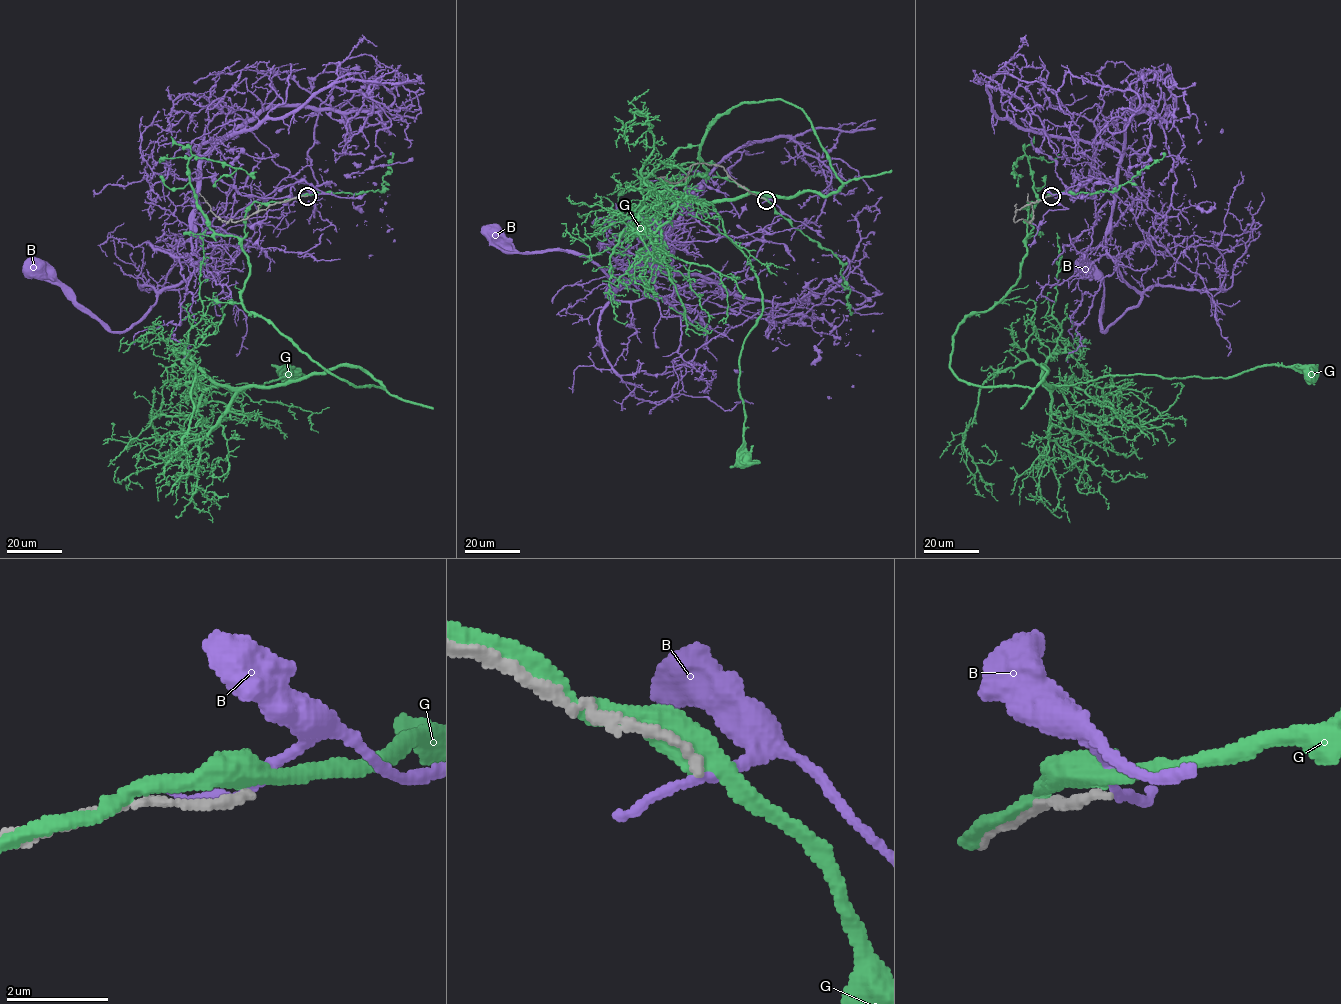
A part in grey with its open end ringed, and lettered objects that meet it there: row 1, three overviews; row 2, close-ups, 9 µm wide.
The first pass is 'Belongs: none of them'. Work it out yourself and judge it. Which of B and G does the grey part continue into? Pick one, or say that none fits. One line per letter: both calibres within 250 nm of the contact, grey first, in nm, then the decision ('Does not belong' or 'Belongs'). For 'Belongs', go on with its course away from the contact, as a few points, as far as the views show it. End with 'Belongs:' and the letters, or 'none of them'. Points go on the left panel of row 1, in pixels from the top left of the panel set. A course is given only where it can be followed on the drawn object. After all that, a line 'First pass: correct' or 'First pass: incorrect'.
B: Thickness 180 nm (grey) against 170 nm. Does not belong
G: Thickness 190 nm (grey) against 460 nm. Does not belong
Belongs: none of them
First pass: correct

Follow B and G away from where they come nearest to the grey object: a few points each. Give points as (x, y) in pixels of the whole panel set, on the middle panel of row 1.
B: (765, 200), (742, 271), (638, 300), (606, 288), (652, 257), (616, 290), (491, 233)
G: (766, 200), (701, 176), (699, 144), (727, 111), (781, 99), (842, 185), (713, 204), (762, 297), (743, 460)

